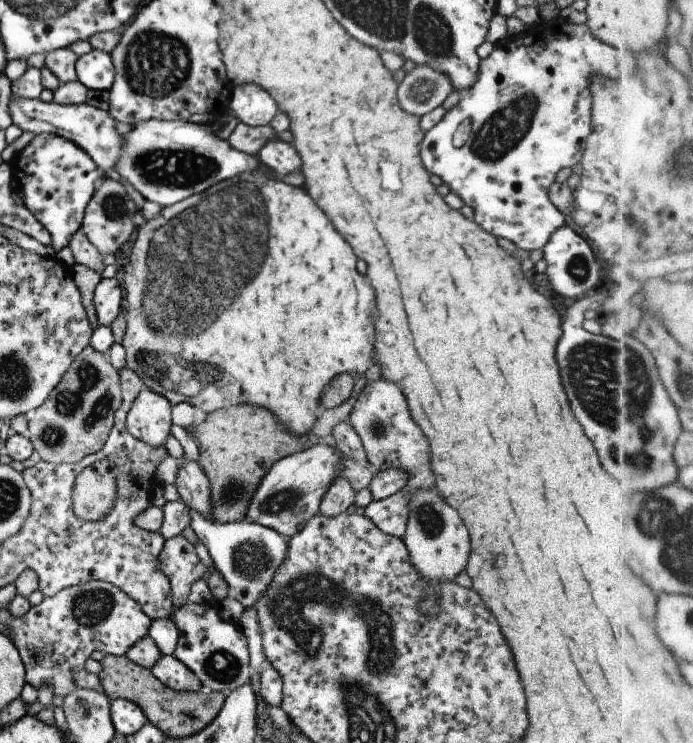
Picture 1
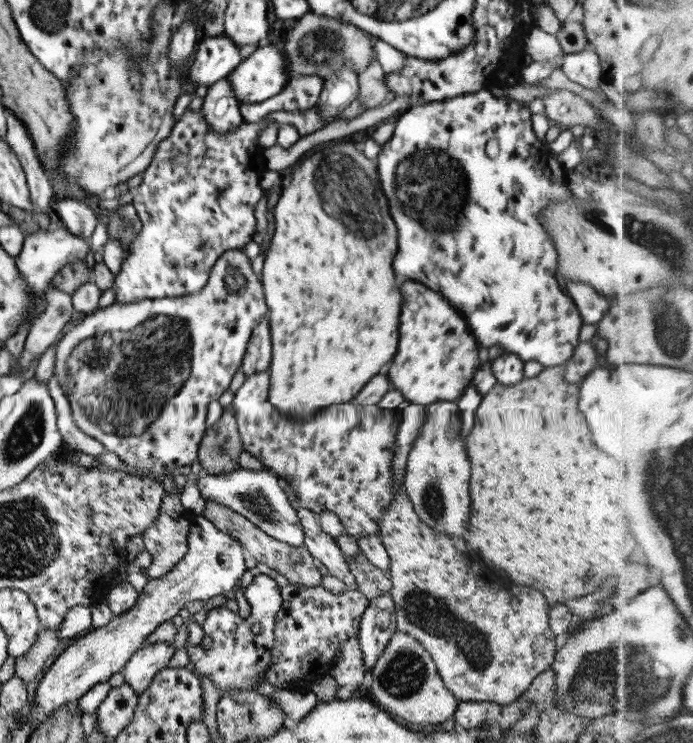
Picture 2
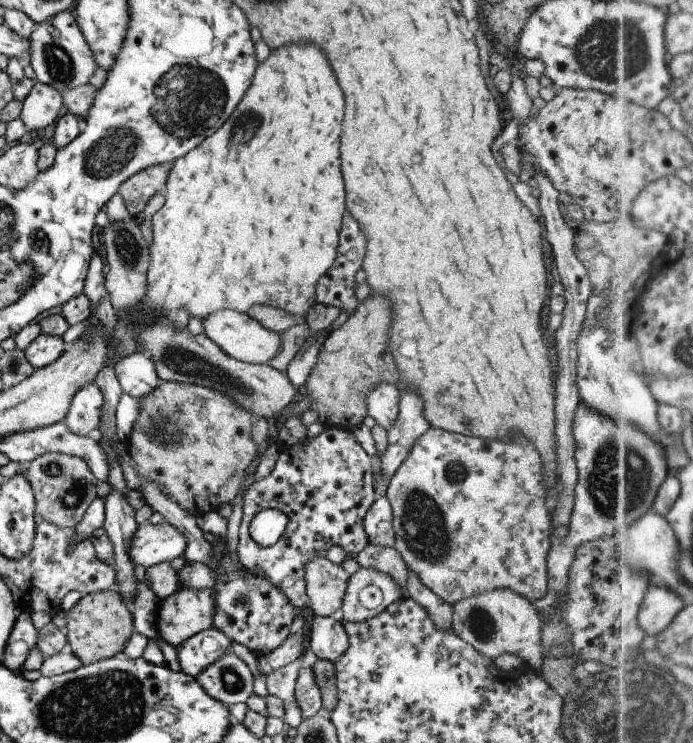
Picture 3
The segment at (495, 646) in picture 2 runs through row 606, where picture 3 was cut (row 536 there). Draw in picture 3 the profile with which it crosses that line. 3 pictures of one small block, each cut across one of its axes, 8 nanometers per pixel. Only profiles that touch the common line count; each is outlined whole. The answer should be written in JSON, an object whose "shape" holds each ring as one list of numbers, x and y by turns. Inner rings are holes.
{"shape":[[430,427,409,448,409,454,401,462,400,468,397,468,397,471,389,479,384,498,389,502,392,513,394,533,392,548,397,550,406,568,411,570,419,578,419,581,441,601,451,605,463,598,467,598,467,596,489,592,489,590,496,590,497,588,507,588,511,592,523,596,531,603,539,598,541,599,546,594,546,557,549,548,553,545,551,537,553,526,550,524,551,516,549,516,551,510,547,510,551,506,549,506,548,502,545,502,547,497,545,496,543,476,541,476,539,454,533,450,533,444,529,443,529,440,525,440,523,436,513,436,511,442,503,442,503,440,483,442,477,436,463,436,463,434]]}

